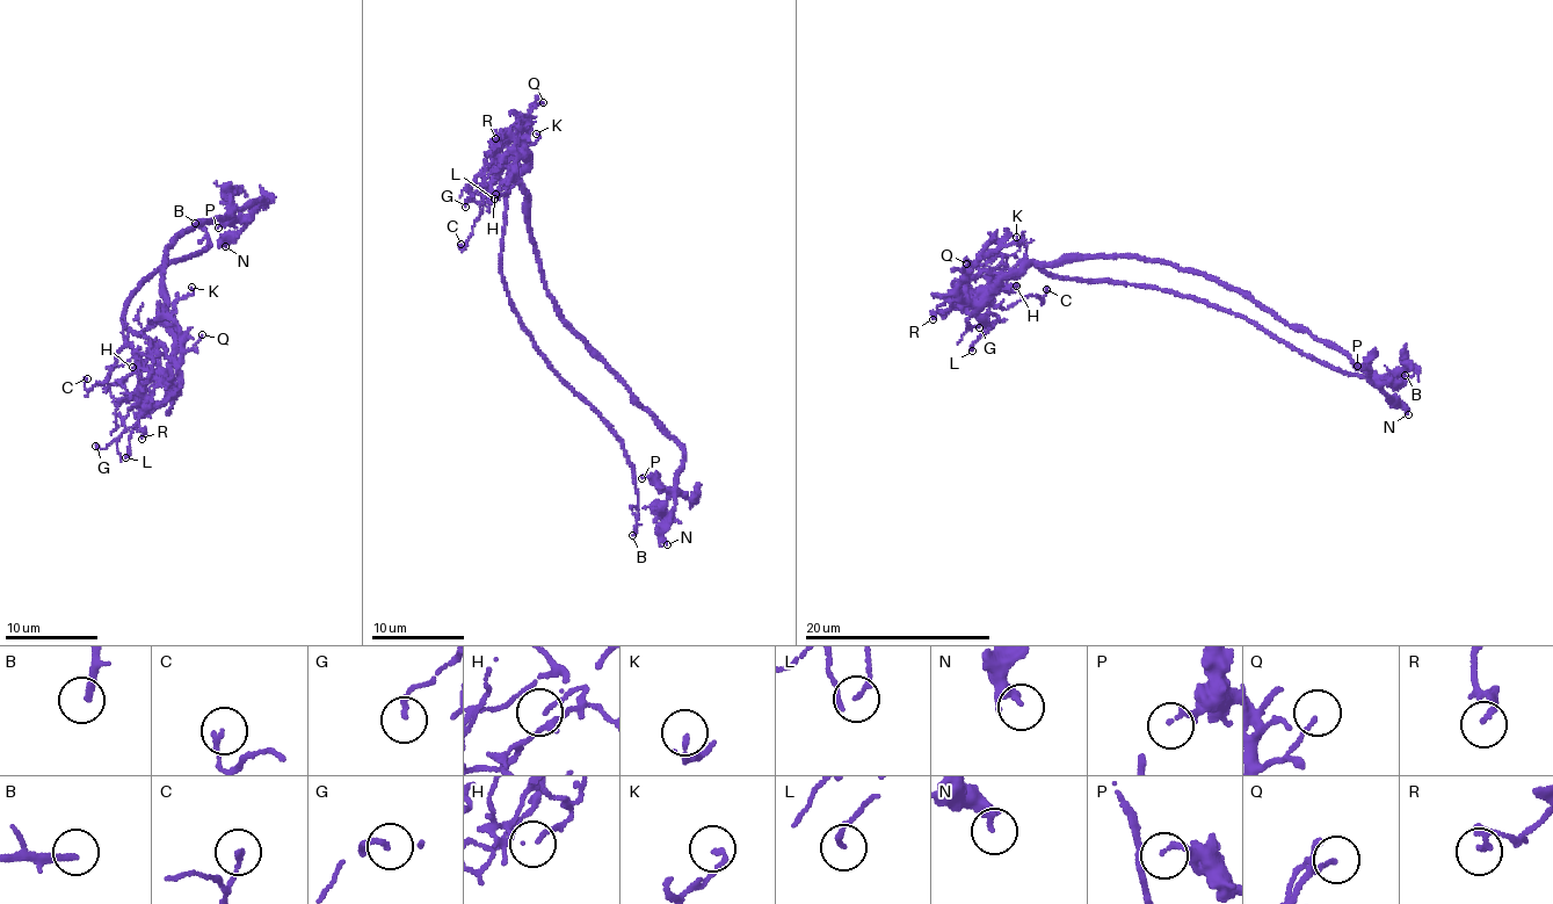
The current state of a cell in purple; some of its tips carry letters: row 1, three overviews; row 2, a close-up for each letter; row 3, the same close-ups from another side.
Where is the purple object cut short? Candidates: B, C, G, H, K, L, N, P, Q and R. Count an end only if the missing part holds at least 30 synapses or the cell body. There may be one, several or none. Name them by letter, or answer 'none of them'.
B

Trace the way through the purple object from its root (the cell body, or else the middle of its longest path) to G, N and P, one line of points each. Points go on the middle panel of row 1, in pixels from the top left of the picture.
G: (528, 192), (520, 171), (529, 157), (517, 154), (507, 159), (500, 173), (499, 167), (488, 175), (465, 207)
N: (528, 192), (530, 241), (534, 244), (542, 282), (554, 310), (683, 450), (675, 505), (663, 535), (667, 544)
P: (528, 192), (530, 241), (554, 310), (683, 450), (672, 489), (661, 490), (641, 478)

